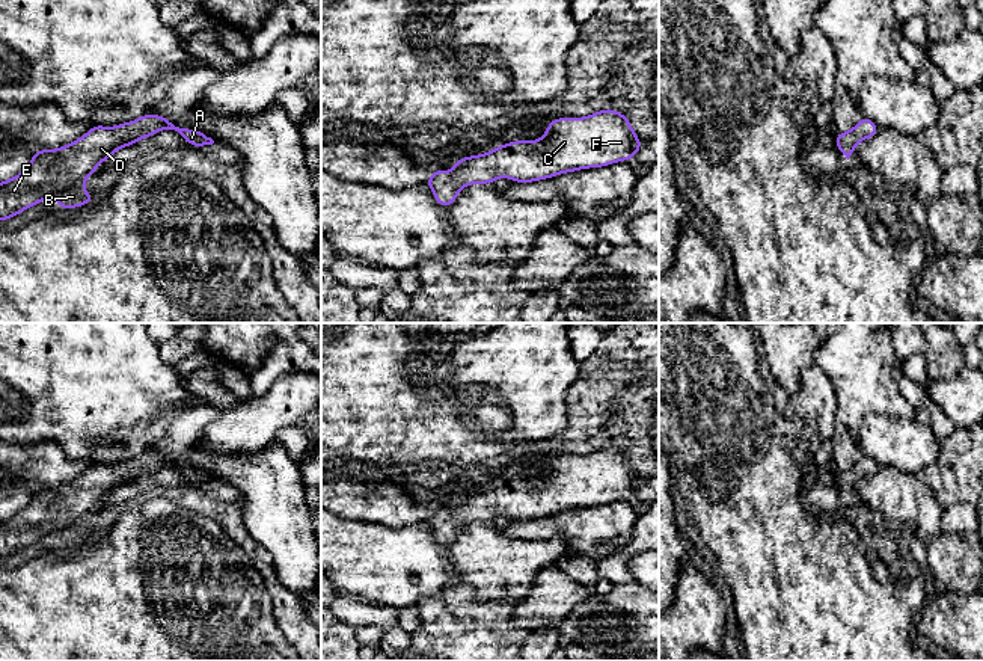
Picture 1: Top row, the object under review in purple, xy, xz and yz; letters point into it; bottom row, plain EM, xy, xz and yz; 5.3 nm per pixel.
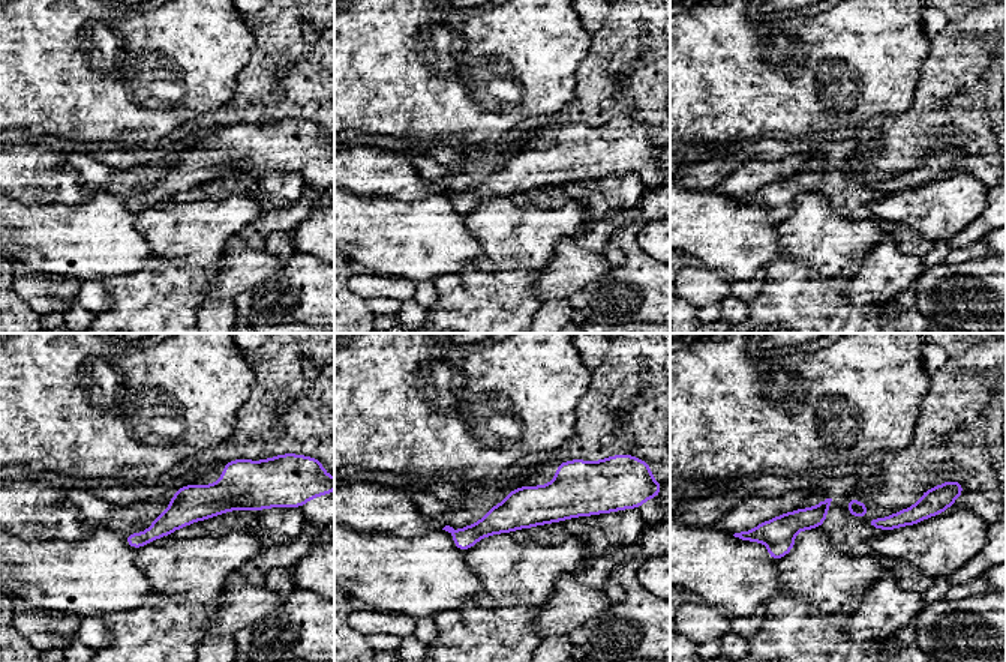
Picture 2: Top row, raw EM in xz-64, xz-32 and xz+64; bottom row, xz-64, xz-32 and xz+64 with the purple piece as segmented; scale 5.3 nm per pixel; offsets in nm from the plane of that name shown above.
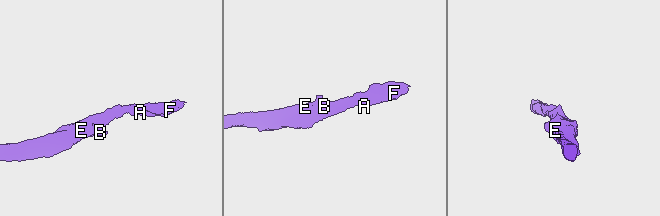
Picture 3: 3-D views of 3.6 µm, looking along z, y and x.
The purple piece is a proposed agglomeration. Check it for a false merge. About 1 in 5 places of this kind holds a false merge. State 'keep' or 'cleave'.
keep

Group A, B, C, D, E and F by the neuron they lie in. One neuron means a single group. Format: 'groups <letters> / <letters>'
groups A B C D E F

